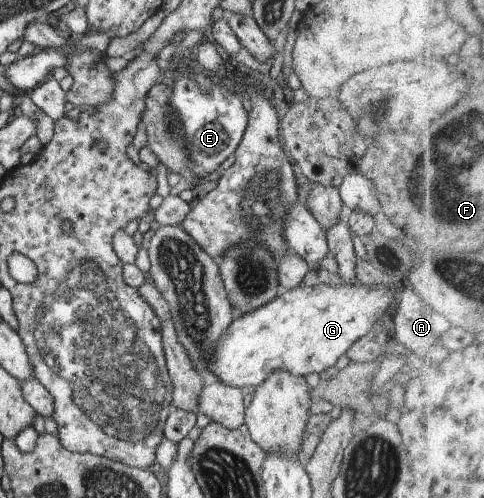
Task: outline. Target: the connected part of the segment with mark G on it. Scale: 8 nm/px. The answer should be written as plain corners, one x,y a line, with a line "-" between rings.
305,284
299,285
291,291
280,291
269,303
237,315
221,333
217,339
211,359
207,363
207,370
210,371
221,385
239,388
246,391
247,387
257,387
259,383
265,381
269,373
275,369
287,371
297,377
305,377
309,373
321,373
327,367
335,364
340,355
343,355
351,347
354,341
363,337
373,323
379,323
380,318
385,313
389,301
393,297
391,291
395,288
367,285
315,285
309,287

